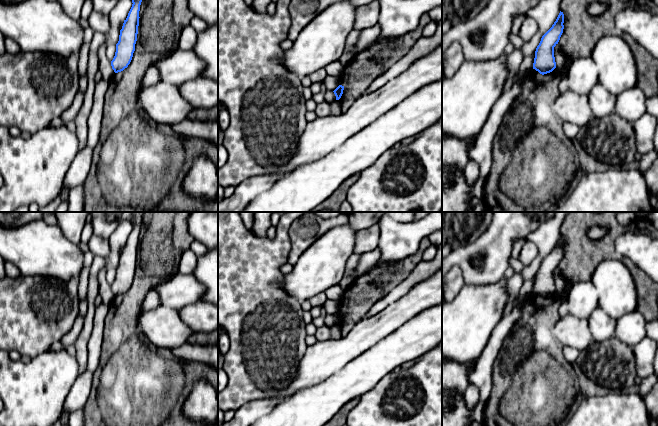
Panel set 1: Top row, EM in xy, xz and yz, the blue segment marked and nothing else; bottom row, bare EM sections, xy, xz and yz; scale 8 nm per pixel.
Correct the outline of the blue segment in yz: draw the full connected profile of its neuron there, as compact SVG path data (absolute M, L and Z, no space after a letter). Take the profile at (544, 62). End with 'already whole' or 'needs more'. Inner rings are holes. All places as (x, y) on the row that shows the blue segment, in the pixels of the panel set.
M560 11L552 27L542 36L535 51L533 69L544 75L556 68L554 47L558 44L564 29L564 14Z; already whole

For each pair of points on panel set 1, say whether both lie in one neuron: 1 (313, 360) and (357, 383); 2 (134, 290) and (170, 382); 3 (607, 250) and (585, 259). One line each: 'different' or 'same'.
1: different
2: same
3: same

